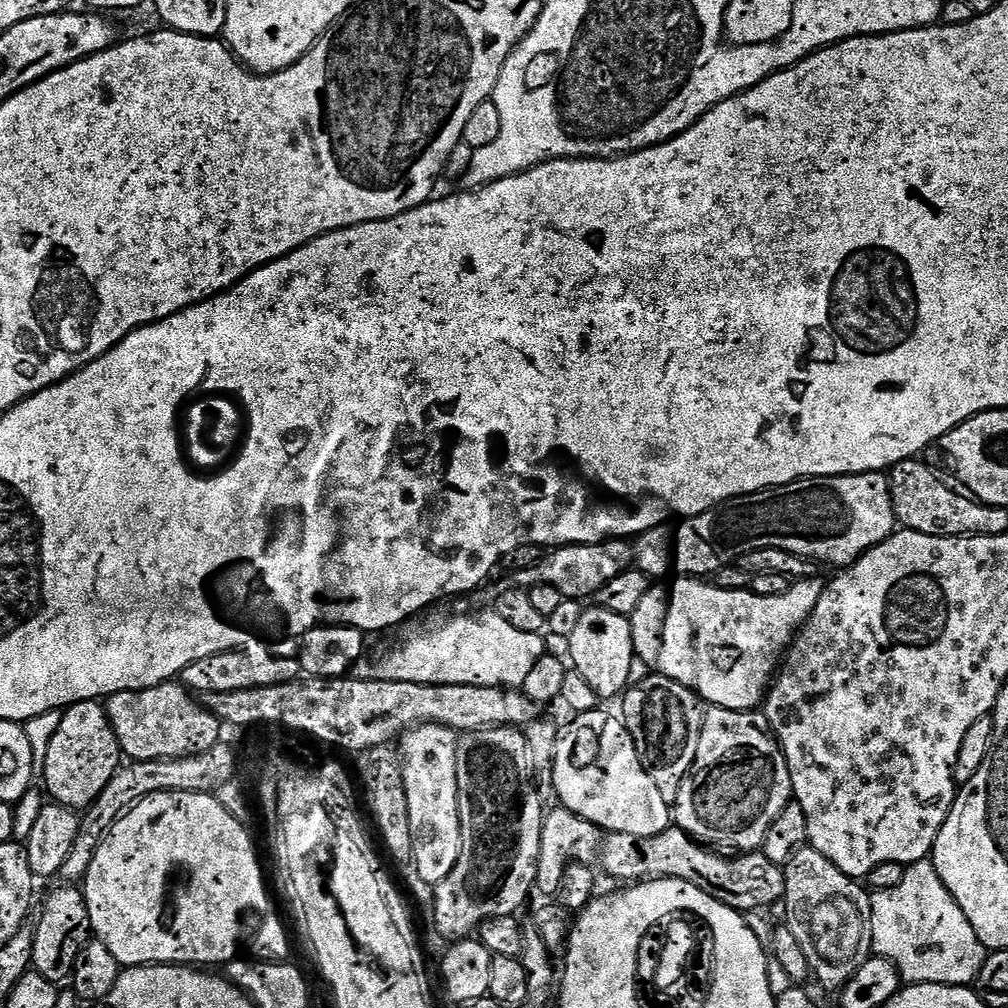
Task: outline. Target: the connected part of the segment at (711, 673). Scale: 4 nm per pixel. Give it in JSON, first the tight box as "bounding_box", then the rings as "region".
{"bounding_box":[630,578,826,712],"region":[[[676,578],[668,583],[672,582],[665,588],[649,587],[646,598],[642,598],[638,610],[634,610],[630,617],[633,642],[642,646],[645,657],[664,656],[666,663],[676,664],[680,672],[688,672],[687,683],[694,686],[701,701],[739,712],[750,712],[763,705],[781,667],[782,657],[792,647],[797,632],[810,618],[814,606],[818,606],[826,587],[823,579],[805,578],[789,583],[786,594],[759,596],[750,590],[718,589],[715,583],[700,578]]]}

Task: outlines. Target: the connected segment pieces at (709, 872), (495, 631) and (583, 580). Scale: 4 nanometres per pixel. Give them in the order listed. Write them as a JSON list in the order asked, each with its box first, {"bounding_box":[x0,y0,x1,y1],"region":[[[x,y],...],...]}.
[{"bounding_box":[599,826,786,914],"region":[[[670,826],[662,834],[657,836],[635,836],[634,834],[622,834],[610,832],[603,837],[600,846],[599,867],[604,867],[604,872],[612,880],[624,880],[620,882],[647,882],[650,880],[681,880],[690,882],[690,886],[698,886],[710,898],[722,902],[741,914],[756,914],[766,910],[774,902],[784,899],[786,882],[784,870],[781,865],[770,862],[763,851],[757,850],[747,854],[736,854],[727,860],[727,855],[716,850],[709,850],[705,845],[695,841],[687,832],[680,828]]]},{"bounding_box":[354,610,546,690],"region":[[[488,610],[488,612],[468,612],[465,616],[456,616],[453,620],[445,622],[441,628],[436,628],[433,632],[420,632],[417,636],[409,638],[405,644],[400,644],[397,648],[392,648],[376,665],[371,668],[370,665],[360,662],[355,665],[354,672],[357,677],[368,678],[373,680],[393,680],[394,682],[418,682],[419,684],[461,684],[462,686],[482,686],[483,688],[506,688],[509,690],[519,689],[526,682],[526,674],[530,674],[530,669],[534,667],[534,662],[538,662],[538,658],[542,658],[546,654],[544,648],[545,637],[541,633],[526,634],[526,630],[518,630],[514,626],[510,626],[510,622],[498,618],[495,610]]]},{"bounding_box":[514,538,634,602],"region":[[[617,538],[614,540],[604,540],[600,544],[566,544],[555,550],[549,551],[547,555],[545,555],[544,559],[539,560],[532,568],[527,568],[526,570],[522,570],[521,572],[515,573],[514,580],[519,587],[522,588],[533,588],[534,586],[538,586],[539,584],[545,584],[546,586],[550,586],[554,590],[558,590],[561,594],[564,595],[565,600],[579,600],[581,602],[587,601],[588,599],[595,597],[595,594],[598,590],[602,590],[602,586],[606,586],[606,582],[610,582],[610,578],[618,578],[618,574],[622,574],[623,572],[629,571],[633,567],[634,564],[634,548],[631,543],[627,539]]]}]

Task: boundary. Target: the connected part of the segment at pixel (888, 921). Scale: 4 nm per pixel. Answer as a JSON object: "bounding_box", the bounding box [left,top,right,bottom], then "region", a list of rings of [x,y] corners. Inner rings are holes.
{"bounding_box":[870,859,989,985],"region":[[[931,859],[919,860],[917,864],[907,865],[903,872],[904,877],[901,878],[900,884],[894,885],[893,888],[884,888],[881,892],[871,893],[870,943],[873,953],[879,959],[889,960],[900,972],[900,979],[905,985],[971,985],[979,976],[988,957],[989,949],[985,948],[978,934],[974,934],[974,926],[970,926],[970,918],[962,914],[962,906],[958,906],[954,894],[950,894],[942,878],[938,878],[938,870],[932,864]]]}

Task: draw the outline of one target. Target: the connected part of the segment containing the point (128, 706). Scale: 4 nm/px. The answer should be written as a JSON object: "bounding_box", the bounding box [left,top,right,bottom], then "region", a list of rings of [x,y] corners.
{"bounding_box":[107,682,222,761],"region":[[[179,682],[150,686],[137,692],[119,692],[107,697],[108,721],[129,761],[181,760],[209,752],[221,743],[222,721],[203,708],[199,699]]]}

